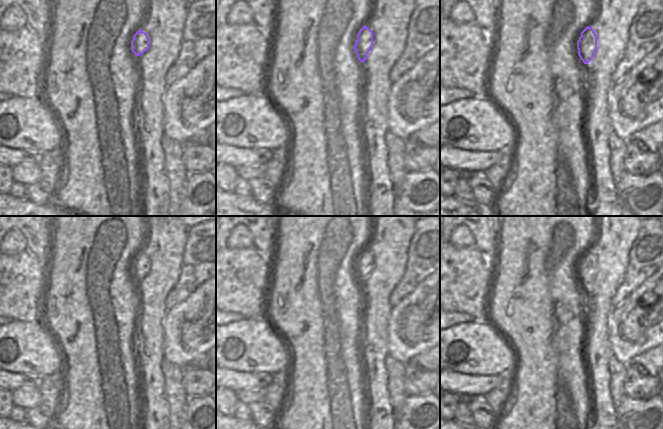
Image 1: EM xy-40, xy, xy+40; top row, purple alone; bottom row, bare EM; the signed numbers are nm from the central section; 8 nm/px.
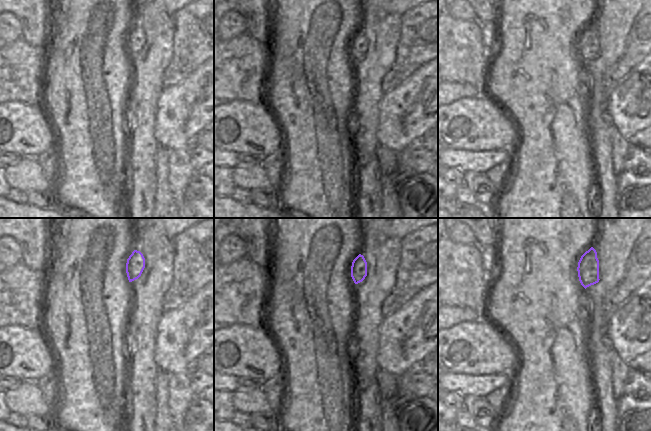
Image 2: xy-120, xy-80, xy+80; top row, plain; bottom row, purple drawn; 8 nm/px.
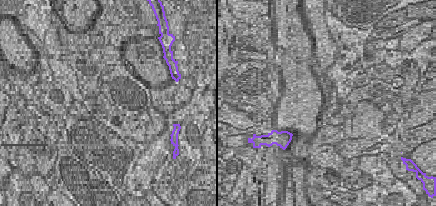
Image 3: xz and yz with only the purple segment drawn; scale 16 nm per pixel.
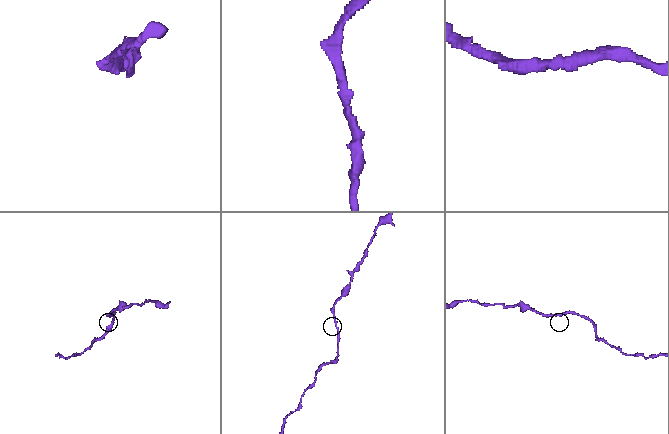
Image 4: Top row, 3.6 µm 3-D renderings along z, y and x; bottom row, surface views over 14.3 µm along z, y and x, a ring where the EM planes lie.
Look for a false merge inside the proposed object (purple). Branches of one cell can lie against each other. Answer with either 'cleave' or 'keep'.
keep

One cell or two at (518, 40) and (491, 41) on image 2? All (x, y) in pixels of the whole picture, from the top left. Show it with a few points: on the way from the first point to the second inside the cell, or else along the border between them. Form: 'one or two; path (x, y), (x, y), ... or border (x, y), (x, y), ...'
two; border (498, 19), (498, 40), (496, 44)

